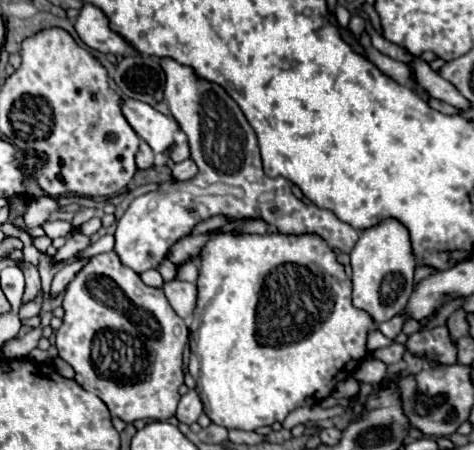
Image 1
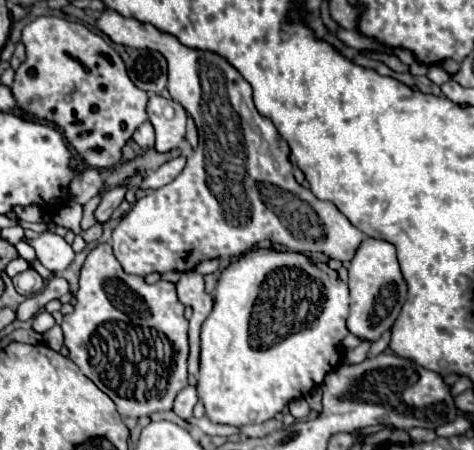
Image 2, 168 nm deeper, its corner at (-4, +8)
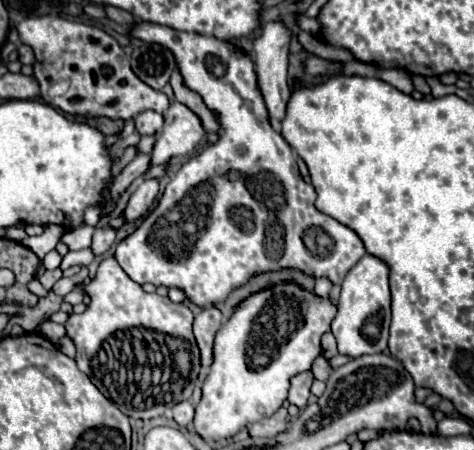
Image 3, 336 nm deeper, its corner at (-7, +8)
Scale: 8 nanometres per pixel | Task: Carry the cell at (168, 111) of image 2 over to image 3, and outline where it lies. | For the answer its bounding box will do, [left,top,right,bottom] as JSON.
[152,100,204,164]

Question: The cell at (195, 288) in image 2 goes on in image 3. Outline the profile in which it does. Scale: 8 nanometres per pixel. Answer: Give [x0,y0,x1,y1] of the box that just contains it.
[194,306,224,372]

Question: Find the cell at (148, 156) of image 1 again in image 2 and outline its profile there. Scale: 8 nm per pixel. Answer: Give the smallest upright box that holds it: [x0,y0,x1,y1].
[133,122,155,148]

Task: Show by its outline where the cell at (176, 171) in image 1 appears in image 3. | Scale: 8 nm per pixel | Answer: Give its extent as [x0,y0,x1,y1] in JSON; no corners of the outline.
[122,180,158,224]

